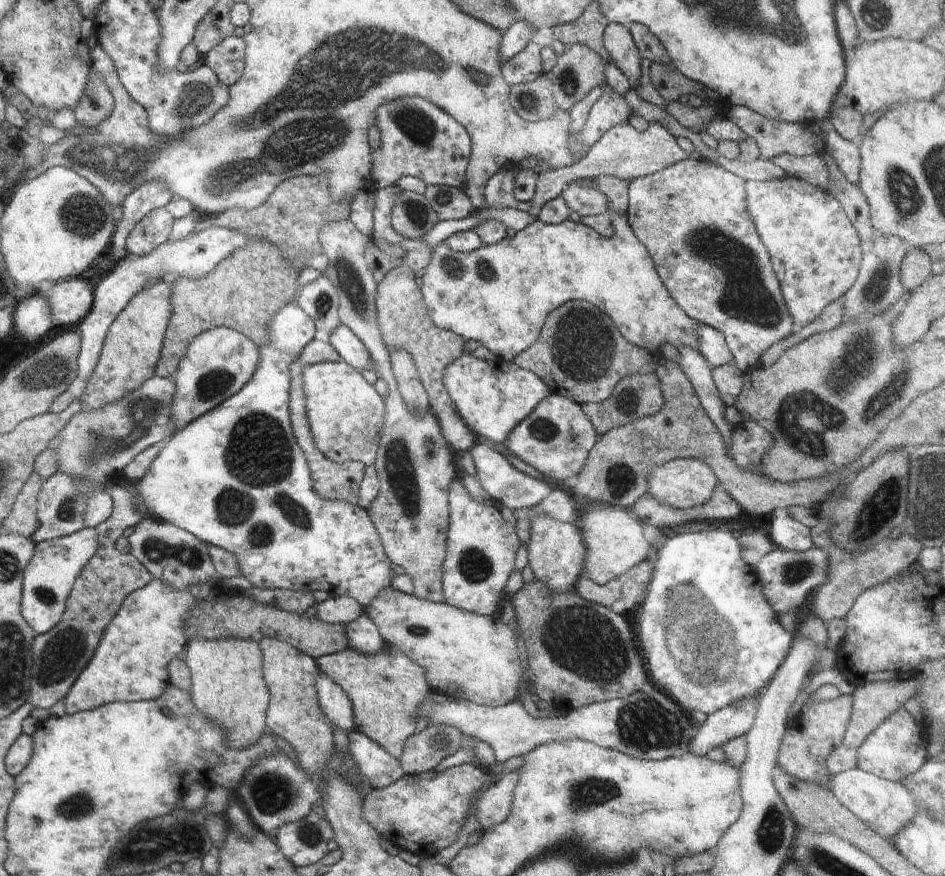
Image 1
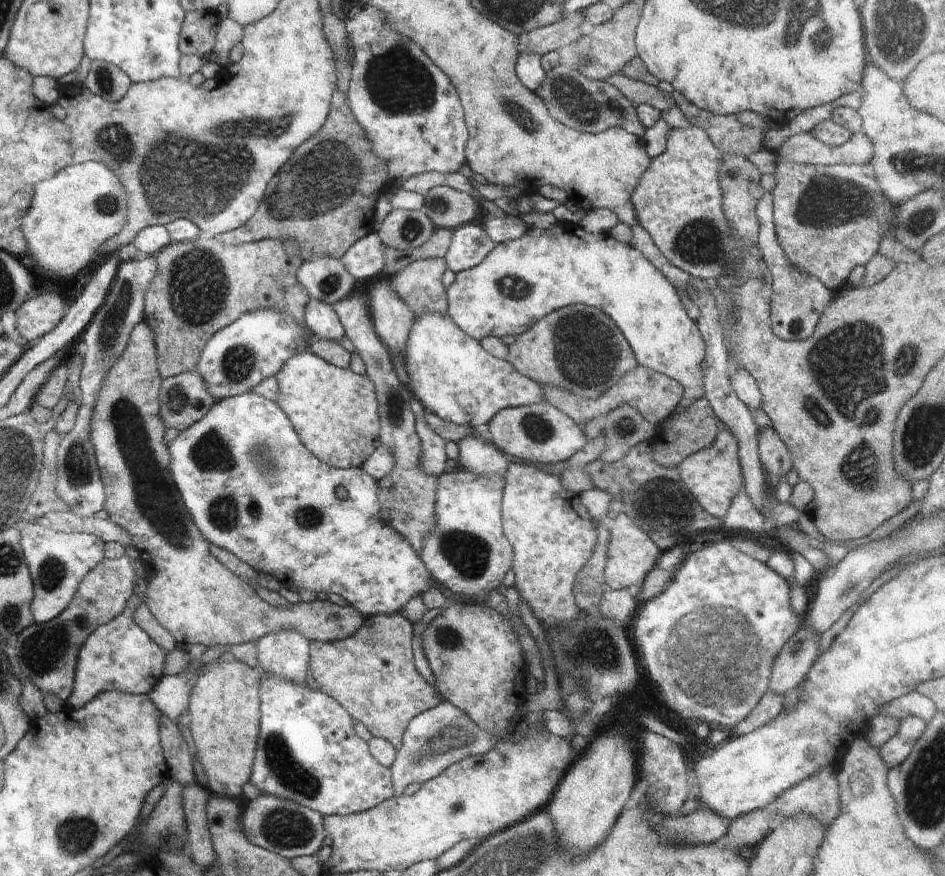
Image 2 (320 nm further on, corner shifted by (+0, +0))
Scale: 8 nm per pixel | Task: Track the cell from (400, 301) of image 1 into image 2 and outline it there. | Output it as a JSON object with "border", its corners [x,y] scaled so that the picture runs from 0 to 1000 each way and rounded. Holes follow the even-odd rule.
{"border":[[[468,293],[444,296],[411,318],[440,362],[449,357],[472,358],[473,333],[468,325],[468,313],[472,307]]]}

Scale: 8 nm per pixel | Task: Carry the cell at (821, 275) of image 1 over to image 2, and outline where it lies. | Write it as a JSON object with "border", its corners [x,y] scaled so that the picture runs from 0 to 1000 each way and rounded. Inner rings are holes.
{"border":[[[812,219],[804,225],[799,241],[803,256],[801,281],[807,299],[811,300],[815,313],[817,313],[817,325],[813,328],[813,337],[816,350],[814,361],[818,380],[832,390],[856,387],[861,381],[863,371],[883,336],[865,317],[837,304],[832,289],[822,275],[817,220]]]}

